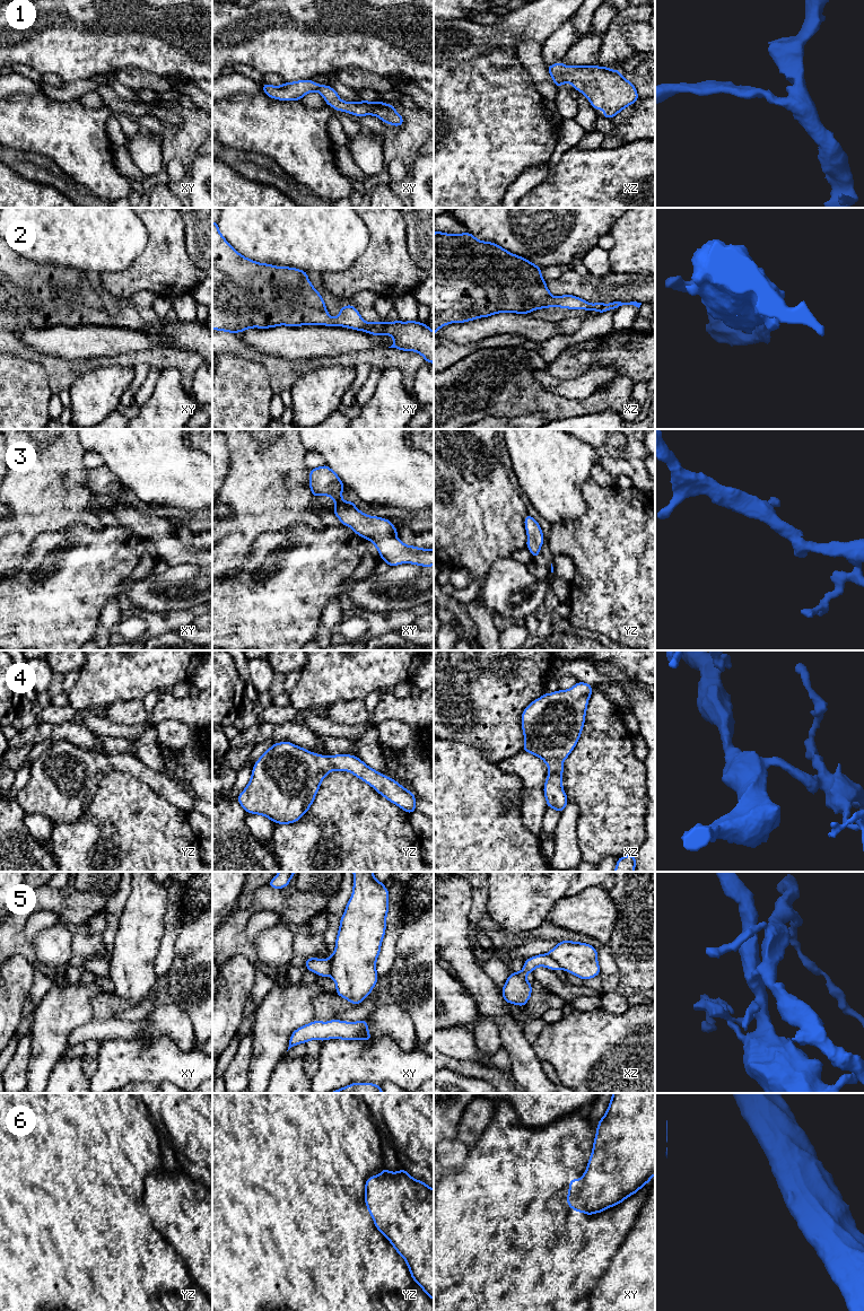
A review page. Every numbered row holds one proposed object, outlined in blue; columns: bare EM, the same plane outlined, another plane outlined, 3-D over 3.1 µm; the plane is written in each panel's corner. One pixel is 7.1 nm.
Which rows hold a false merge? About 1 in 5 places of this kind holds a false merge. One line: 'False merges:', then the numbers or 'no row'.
False merges: 5, 6

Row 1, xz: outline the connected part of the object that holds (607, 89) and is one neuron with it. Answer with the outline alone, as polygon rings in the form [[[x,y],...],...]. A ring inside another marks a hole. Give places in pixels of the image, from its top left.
[[[561,61],[548,68],[555,85],[565,82],[584,94],[594,110],[603,110],[611,119],[639,99],[636,87],[621,76],[620,70],[597,65],[564,65]]]

